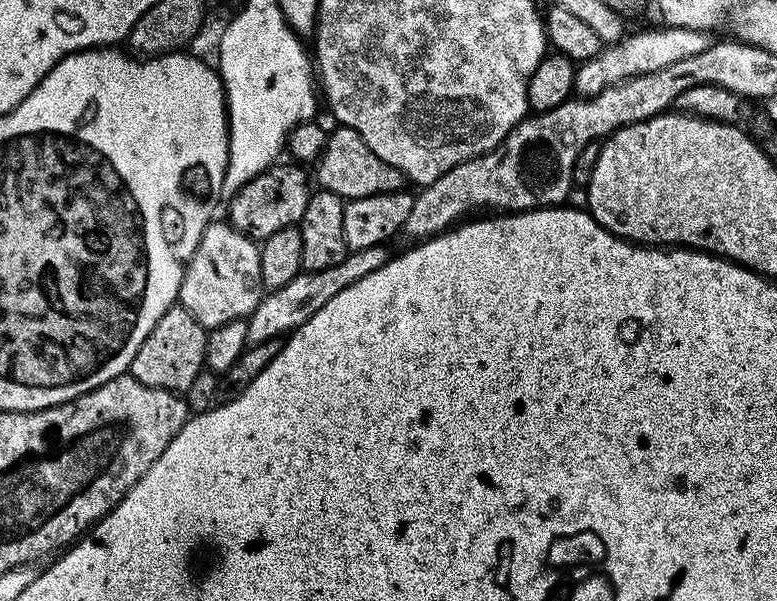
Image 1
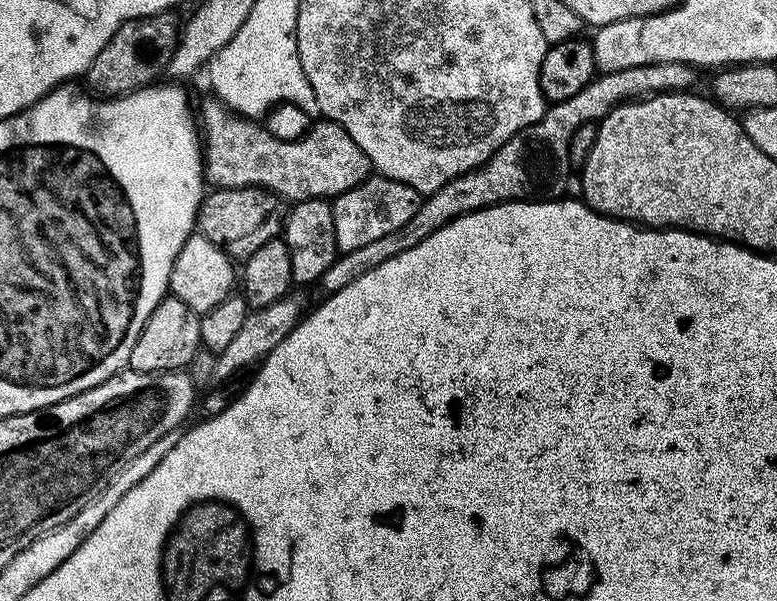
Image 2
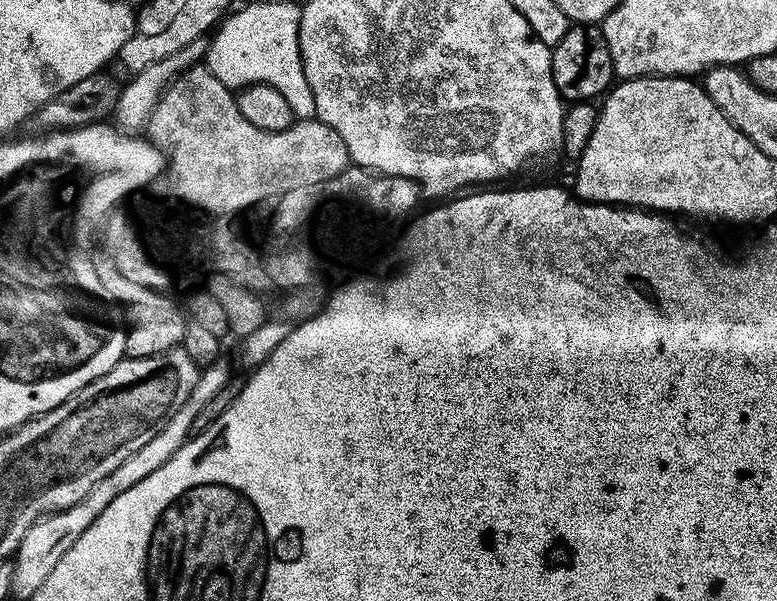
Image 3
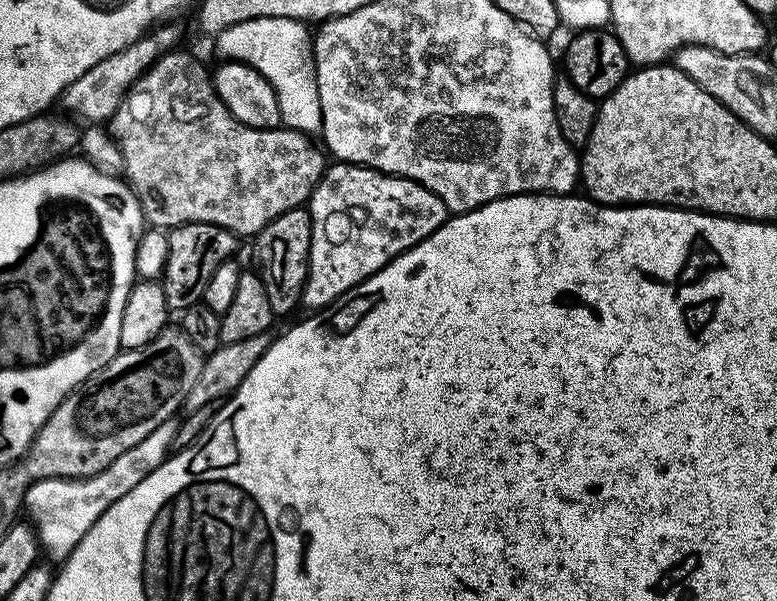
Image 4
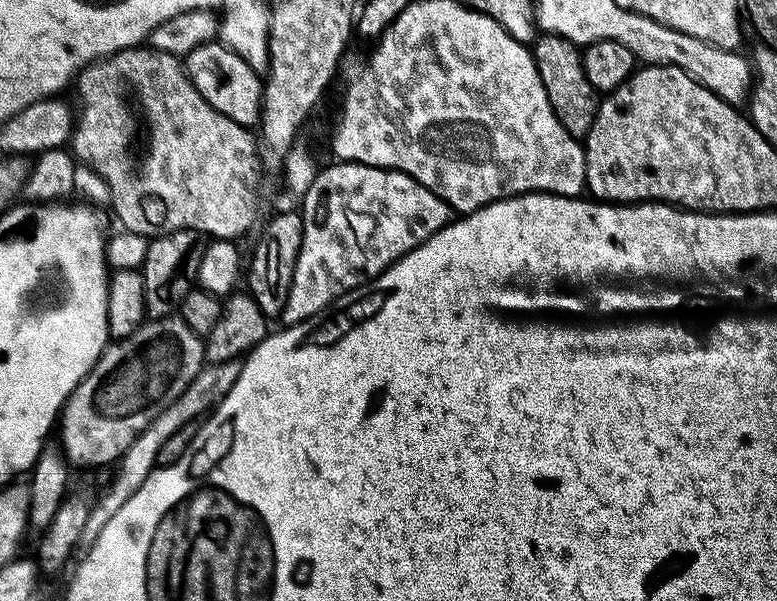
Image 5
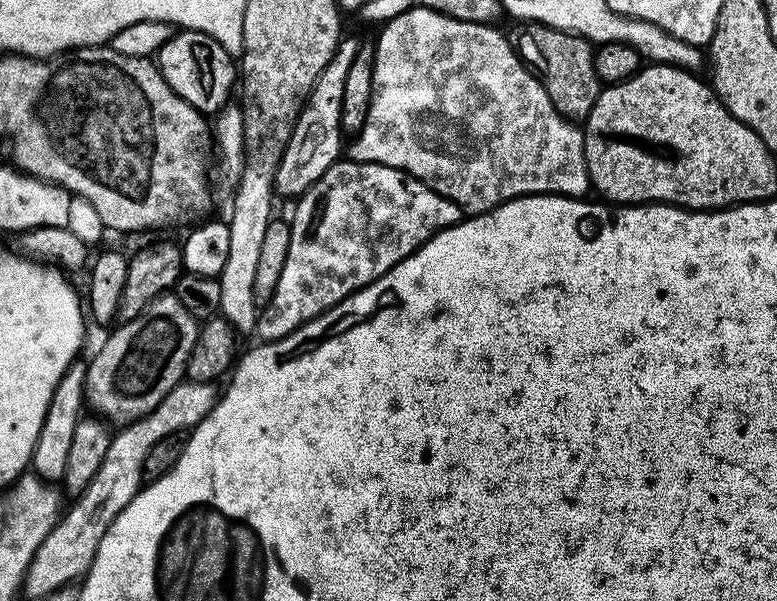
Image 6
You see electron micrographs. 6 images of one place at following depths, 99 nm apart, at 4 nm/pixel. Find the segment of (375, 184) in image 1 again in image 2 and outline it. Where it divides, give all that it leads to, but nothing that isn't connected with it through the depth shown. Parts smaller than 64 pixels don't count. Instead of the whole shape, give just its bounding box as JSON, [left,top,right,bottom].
[198,98,373,202]

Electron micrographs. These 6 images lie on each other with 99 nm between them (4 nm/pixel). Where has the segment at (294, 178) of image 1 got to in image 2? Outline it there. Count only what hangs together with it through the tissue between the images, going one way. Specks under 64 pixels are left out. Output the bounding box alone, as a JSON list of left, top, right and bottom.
[196,188,286,258]

